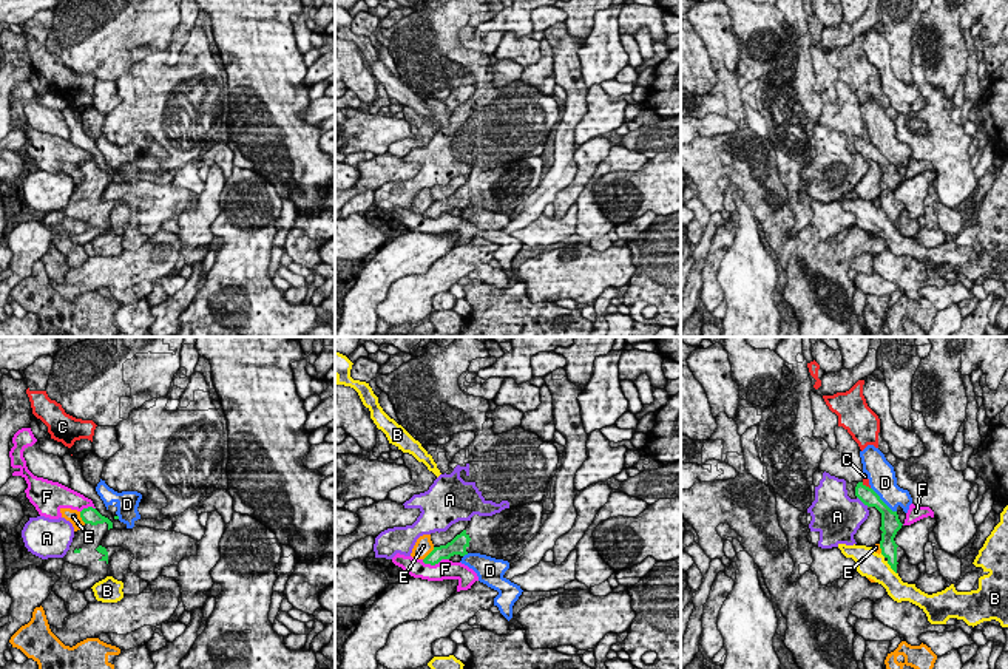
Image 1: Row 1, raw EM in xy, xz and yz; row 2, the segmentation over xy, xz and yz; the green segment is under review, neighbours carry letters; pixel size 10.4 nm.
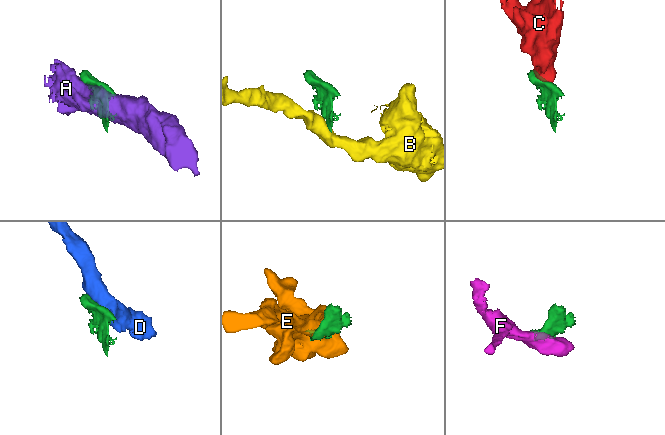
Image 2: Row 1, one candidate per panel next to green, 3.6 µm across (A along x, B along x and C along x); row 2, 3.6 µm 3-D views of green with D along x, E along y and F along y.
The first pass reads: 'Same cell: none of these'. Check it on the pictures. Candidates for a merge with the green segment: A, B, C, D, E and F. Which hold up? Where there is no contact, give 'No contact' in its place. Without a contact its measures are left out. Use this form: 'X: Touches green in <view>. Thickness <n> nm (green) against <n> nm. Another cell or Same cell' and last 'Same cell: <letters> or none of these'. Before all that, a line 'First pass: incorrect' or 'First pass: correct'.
First pass: correct
A: Touches green in yz. Thickness 180 nm (green) against 380 nm. Another cell
B: Touches green in yz. Thickness 170 nm (green) against 280 nm. Another cell
C: Touches green in yz. Thickness 180 nm (green) against 60 nm. Another cell
D: Touches green in yz. Thickness 190 nm (green) against 280 nm. Another cell
E: Touches green in xz. Thickness 160 nm (green) against 190 nm. Another cell
F: Touches green in xz. Thickness 160 nm (green) against 200 nm. Another cell
Same cell: none of these

